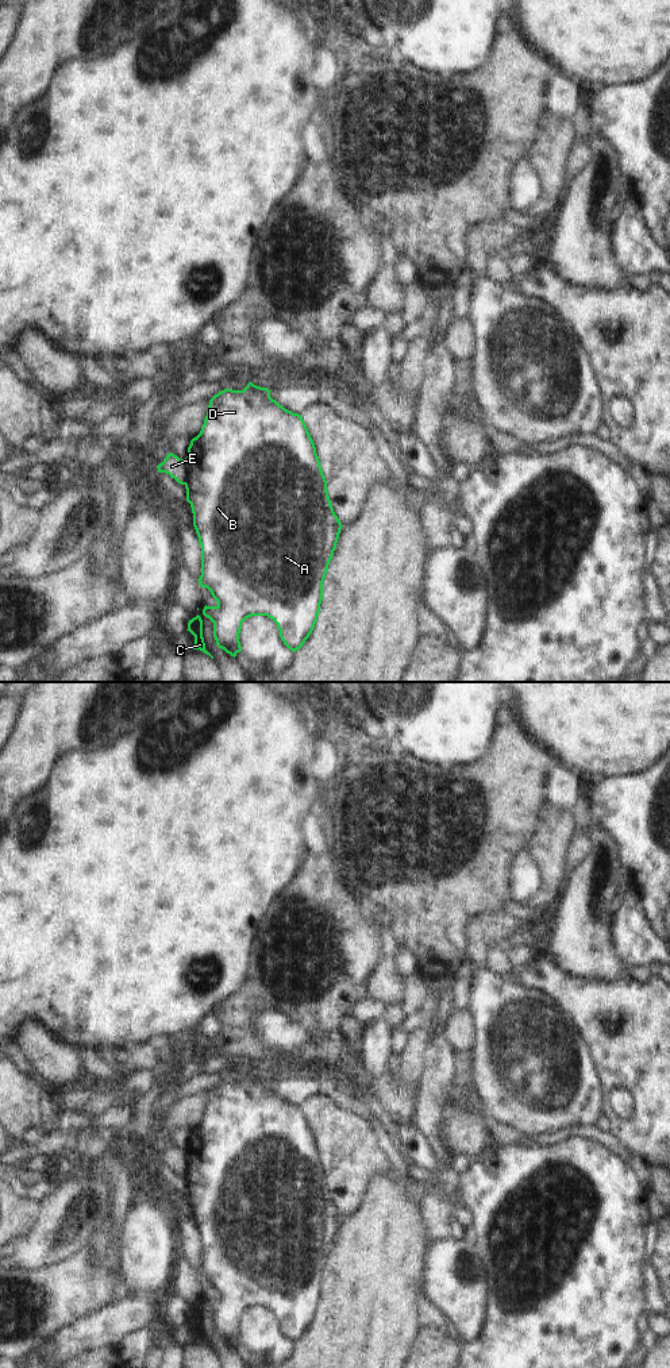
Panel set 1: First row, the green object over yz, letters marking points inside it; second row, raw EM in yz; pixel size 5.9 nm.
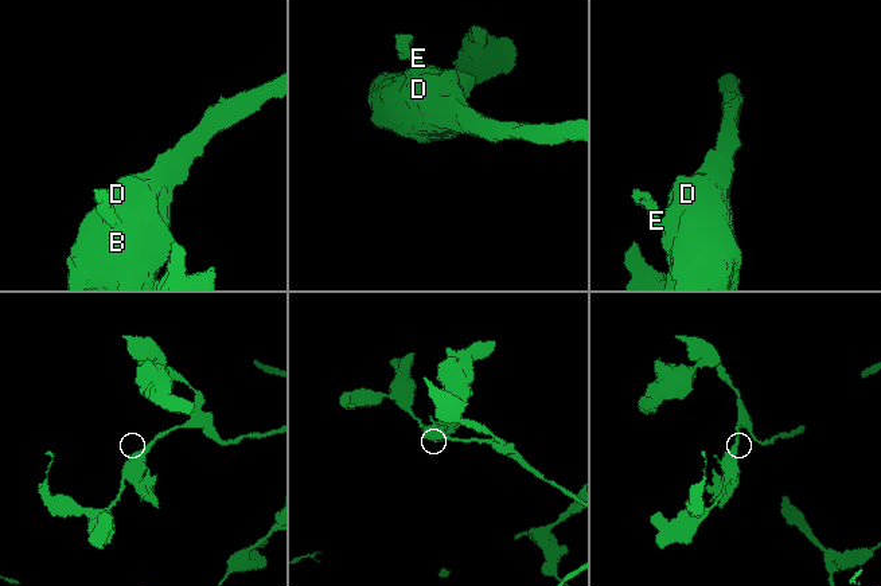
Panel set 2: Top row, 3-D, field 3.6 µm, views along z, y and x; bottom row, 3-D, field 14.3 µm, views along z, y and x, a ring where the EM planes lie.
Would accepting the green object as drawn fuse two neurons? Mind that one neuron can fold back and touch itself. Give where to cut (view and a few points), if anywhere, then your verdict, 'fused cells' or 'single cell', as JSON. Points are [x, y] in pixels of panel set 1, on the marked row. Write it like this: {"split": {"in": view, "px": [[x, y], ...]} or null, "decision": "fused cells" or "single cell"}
{"split": {"in": "yz", "px": [[184, 461], [187, 471], [185, 484]]}, "decision": "fused cells"}

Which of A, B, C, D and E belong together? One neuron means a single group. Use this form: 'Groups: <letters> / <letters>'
Groups: A B C D / E

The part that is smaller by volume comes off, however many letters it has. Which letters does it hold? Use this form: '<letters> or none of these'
E

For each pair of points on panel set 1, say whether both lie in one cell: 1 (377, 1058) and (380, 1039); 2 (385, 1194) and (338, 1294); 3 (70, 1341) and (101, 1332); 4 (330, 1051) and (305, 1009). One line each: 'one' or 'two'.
1: one
2: one
3: one
4: two

